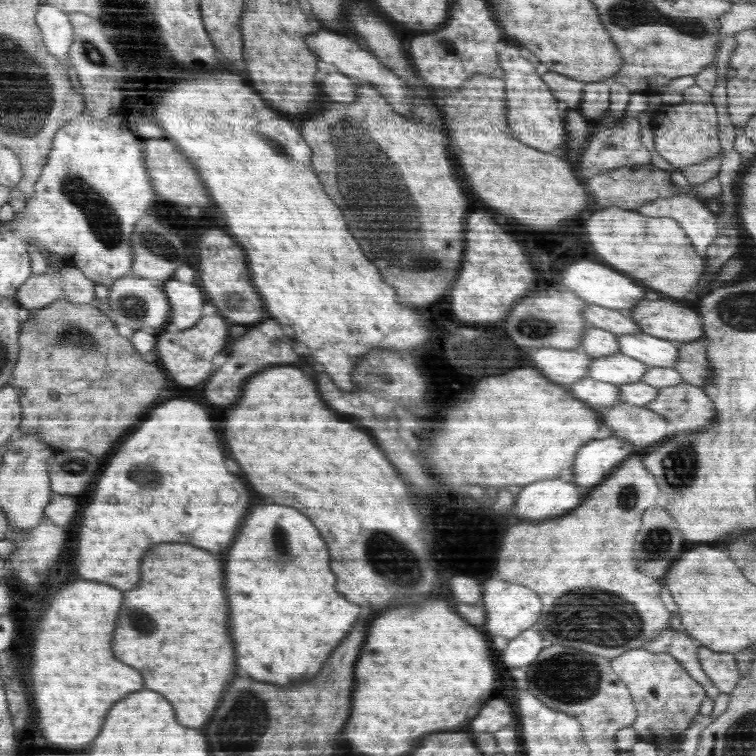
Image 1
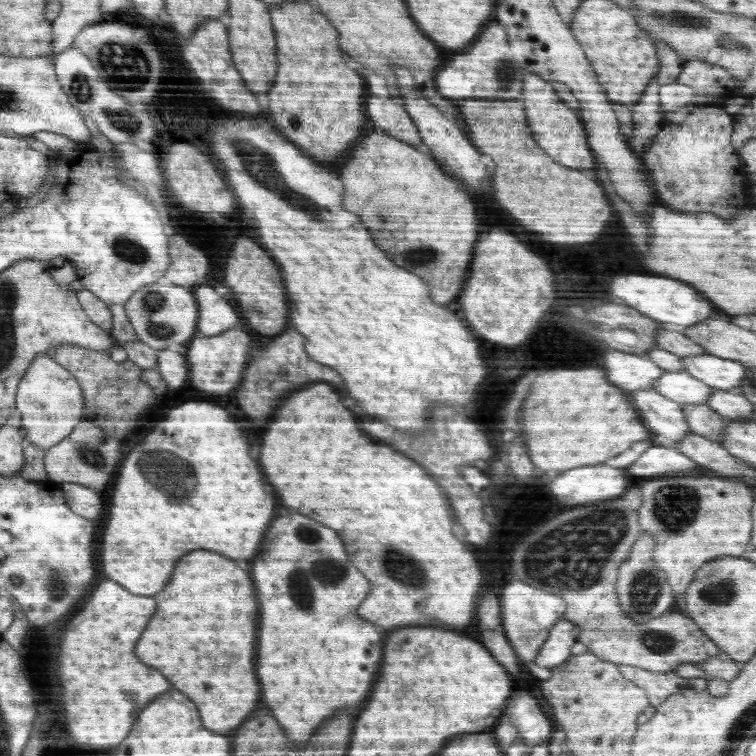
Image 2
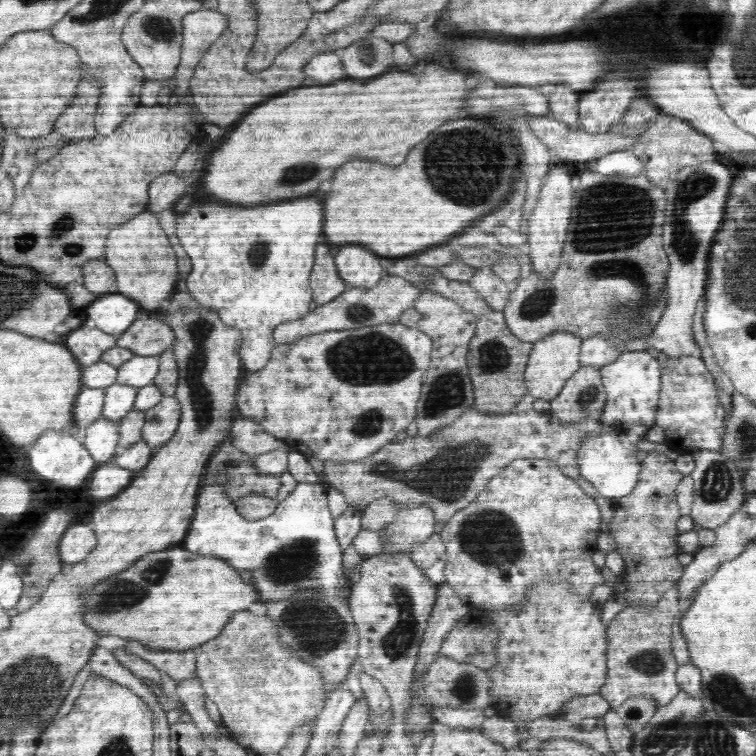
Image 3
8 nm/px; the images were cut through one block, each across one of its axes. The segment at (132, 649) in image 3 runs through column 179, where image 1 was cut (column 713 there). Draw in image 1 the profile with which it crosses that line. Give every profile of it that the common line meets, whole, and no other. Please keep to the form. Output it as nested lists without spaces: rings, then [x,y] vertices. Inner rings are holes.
[[[698,644],[697,656],[706,676],[715,684],[719,693],[730,694],[741,680],[738,659],[734,653],[720,653]]]

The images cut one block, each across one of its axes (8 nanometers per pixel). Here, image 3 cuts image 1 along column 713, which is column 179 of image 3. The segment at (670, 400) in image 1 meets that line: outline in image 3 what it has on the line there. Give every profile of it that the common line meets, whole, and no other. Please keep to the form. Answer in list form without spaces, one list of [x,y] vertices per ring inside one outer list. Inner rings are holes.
[[[164,395],[145,415],[141,438],[156,450],[174,436],[180,422],[180,402],[174,395]]]

